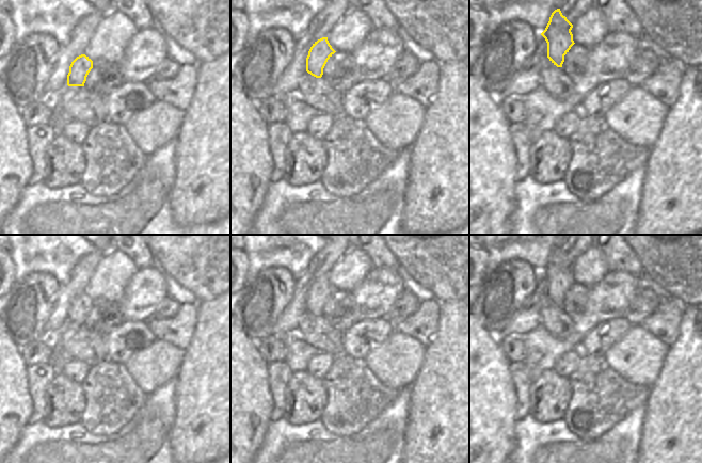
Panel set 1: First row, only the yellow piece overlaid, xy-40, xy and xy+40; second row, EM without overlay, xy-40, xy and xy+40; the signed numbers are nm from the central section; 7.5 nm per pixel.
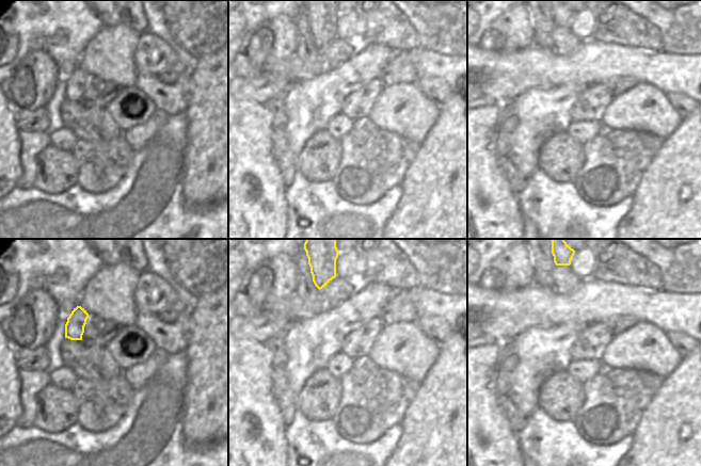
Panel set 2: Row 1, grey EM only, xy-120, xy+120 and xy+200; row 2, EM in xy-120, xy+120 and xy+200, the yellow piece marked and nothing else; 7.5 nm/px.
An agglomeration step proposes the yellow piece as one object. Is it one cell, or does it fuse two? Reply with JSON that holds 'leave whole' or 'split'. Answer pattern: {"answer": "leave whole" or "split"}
{"answer": "leave whole"}

